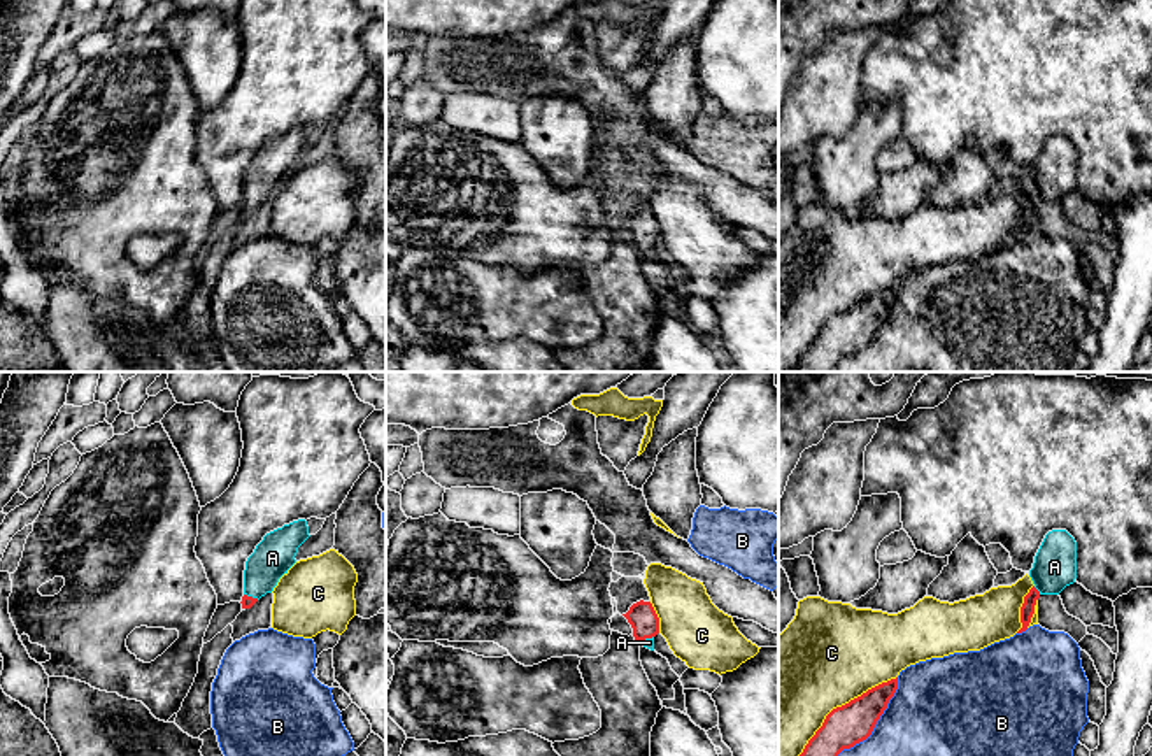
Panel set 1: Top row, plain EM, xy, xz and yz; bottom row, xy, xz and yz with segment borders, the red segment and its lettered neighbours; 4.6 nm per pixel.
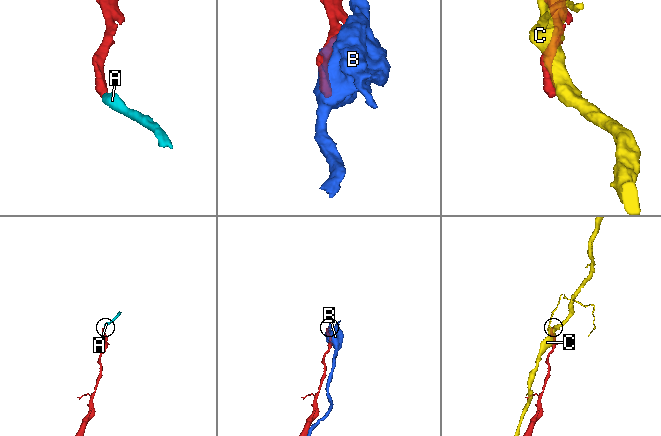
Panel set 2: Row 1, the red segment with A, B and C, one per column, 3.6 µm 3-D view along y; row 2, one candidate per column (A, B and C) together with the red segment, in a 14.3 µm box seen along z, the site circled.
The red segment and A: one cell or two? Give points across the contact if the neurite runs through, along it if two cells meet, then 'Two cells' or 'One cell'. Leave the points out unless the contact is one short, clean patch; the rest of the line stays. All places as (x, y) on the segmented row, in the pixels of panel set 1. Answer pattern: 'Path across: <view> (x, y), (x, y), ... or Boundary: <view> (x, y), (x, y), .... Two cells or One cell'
Path across: yz (1030, 600), (1037, 590), (1054, 567). One cell

